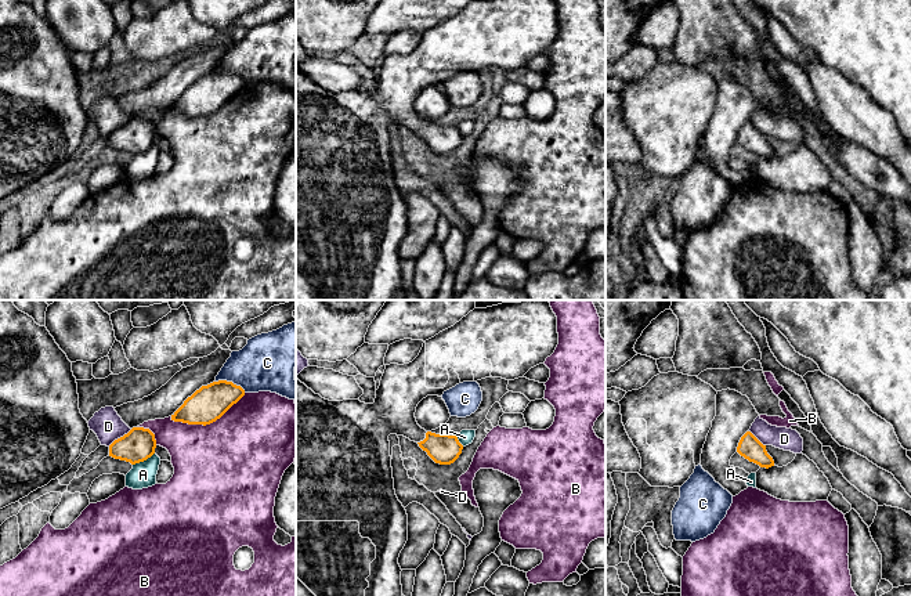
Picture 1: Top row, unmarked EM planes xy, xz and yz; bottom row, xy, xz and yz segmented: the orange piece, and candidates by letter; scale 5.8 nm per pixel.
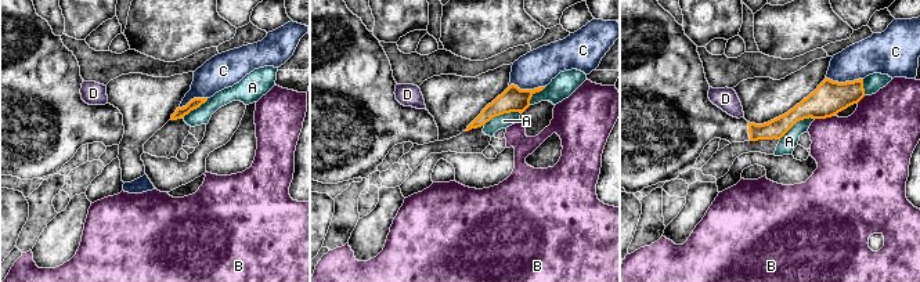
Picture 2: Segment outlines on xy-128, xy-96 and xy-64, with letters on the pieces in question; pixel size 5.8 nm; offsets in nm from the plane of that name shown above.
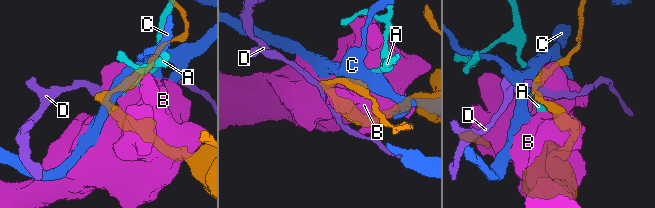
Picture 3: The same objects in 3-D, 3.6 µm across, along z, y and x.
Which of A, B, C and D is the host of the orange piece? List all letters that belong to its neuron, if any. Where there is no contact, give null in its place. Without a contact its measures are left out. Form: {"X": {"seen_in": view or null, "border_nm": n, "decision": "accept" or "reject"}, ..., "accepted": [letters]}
{"A": {"seen_in": "xy", "border_nm": 150, "decision": "reject"}, "B": {"seen_in": "xy", "border_nm": 460, "decision": "reject"}, "C": {"seen_in": "xy", "border_nm": 200, "decision": "reject"}, "D": {"seen_in": "xy", "border_nm": 170, "decision": "reject"}, "accepted": []}

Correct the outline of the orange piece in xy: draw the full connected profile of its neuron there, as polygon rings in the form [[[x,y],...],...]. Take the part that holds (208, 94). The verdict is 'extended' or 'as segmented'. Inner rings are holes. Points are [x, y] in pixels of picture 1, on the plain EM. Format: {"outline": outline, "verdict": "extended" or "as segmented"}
{"outline": [[[218,71],[202,76],[171,105],[171,111],[188,115],[210,115],[245,86],[232,72]]], "verdict": "as segmented"}

